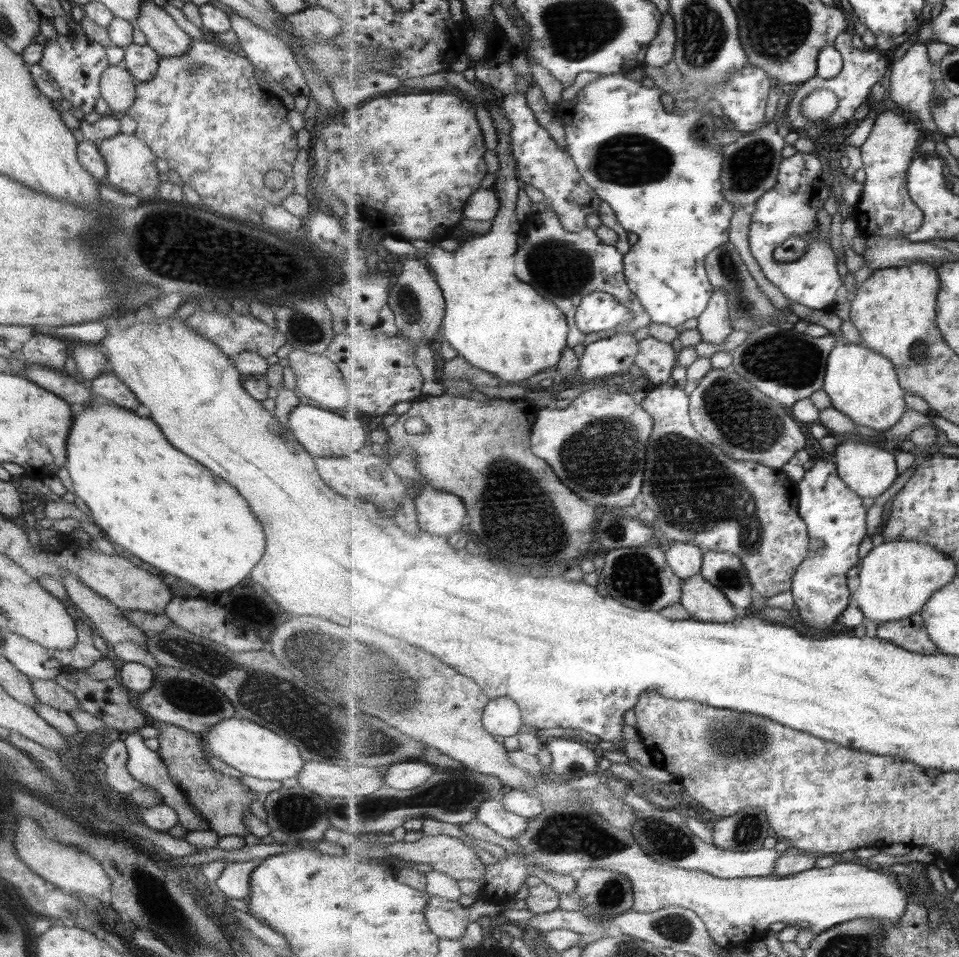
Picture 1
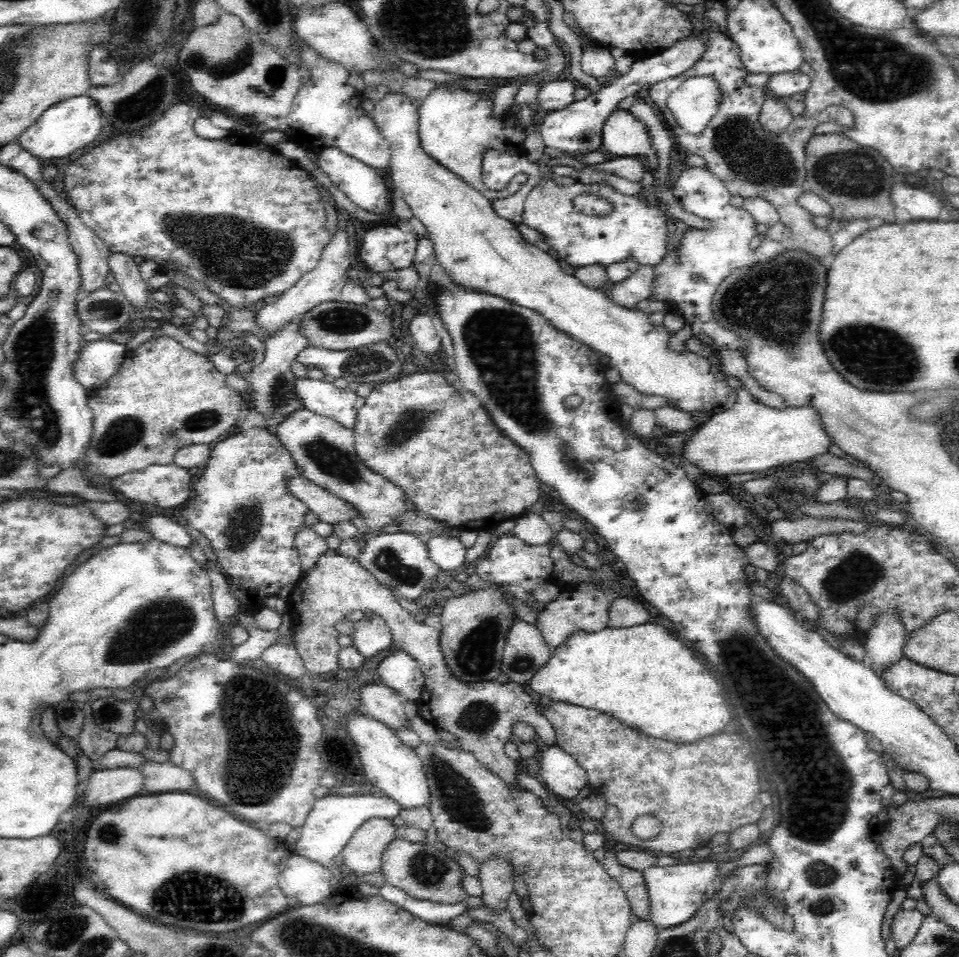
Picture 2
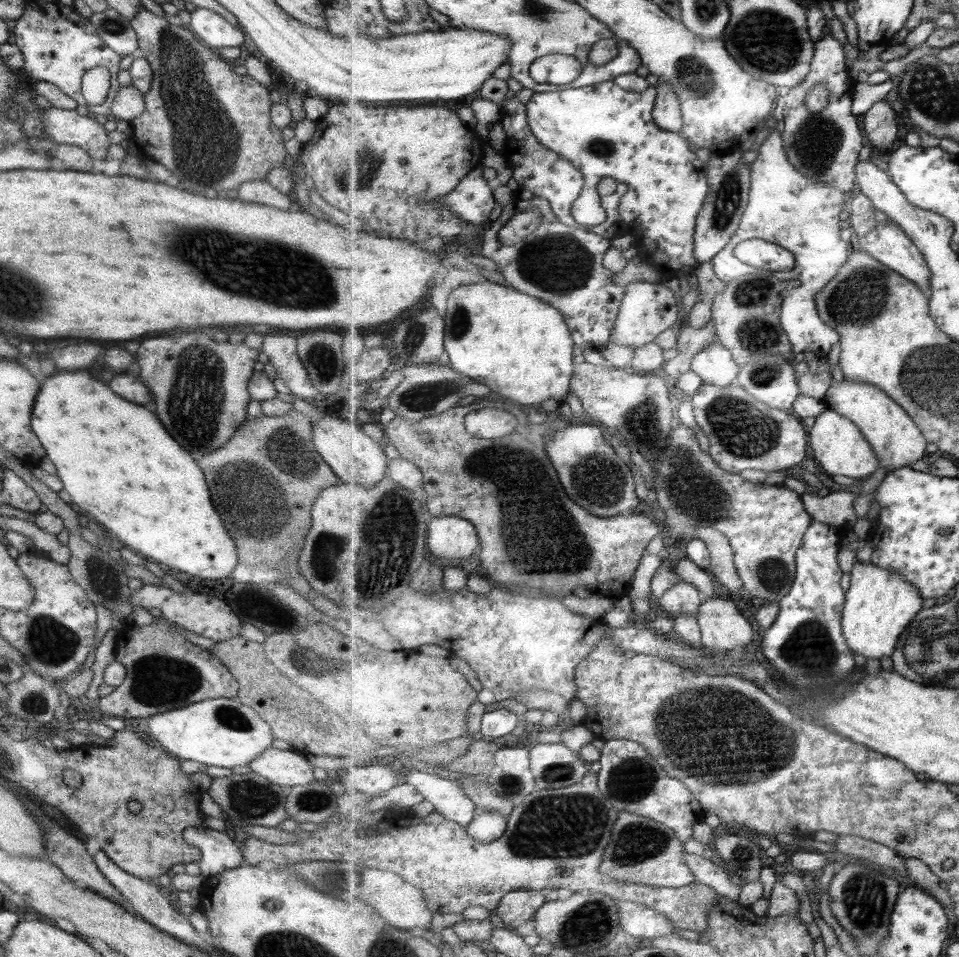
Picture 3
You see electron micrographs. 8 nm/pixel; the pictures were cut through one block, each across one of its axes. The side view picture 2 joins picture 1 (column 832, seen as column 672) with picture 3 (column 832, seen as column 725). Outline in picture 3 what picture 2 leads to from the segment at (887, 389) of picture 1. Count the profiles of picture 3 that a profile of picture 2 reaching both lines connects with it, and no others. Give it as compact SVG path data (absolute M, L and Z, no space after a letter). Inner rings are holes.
M850 381L833 383L827 395L823 398L829 409L845 416L859 425L862 433L870 441L871 447L881 461L881 467L892 471L910 467L913 462L921 460L927 453L927 437L915 423L910 413L899 403L895 402L887 393L874 384Z

